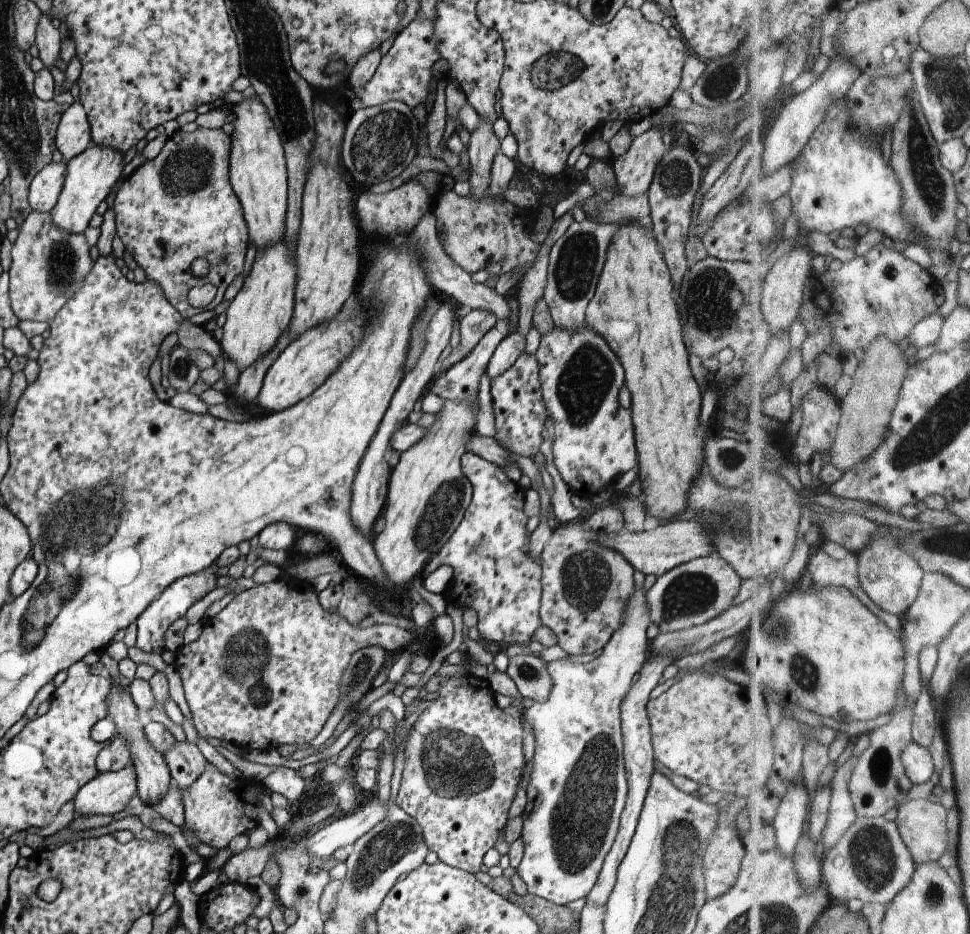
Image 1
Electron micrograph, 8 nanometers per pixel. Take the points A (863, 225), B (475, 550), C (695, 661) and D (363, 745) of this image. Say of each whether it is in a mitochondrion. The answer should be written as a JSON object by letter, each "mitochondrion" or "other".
{"A":"other","B":"mitochondrion","C":"other","D":"other"}

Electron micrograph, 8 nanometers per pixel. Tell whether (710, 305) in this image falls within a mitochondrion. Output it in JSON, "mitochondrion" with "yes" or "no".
{"mitochondrion":"yes"}

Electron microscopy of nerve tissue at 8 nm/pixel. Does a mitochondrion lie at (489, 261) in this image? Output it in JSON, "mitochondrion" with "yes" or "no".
{"mitochondrion":"no"}

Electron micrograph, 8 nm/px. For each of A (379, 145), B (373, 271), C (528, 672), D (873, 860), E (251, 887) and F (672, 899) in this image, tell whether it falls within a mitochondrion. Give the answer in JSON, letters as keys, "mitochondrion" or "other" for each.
{"A":"mitochondrion","B":"mitochondrion","C":"mitochondrion","D":"mitochondrion","E":"other","F":"mitochondrion"}

